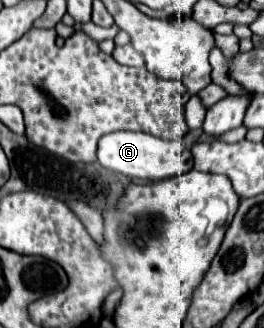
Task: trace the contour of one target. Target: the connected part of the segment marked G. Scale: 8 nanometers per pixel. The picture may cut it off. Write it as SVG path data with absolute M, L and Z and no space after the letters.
M112 132L98 142L98 162L102 168L140 180L164 180L192 170L192 154L178 140L162 140L146 132Z

